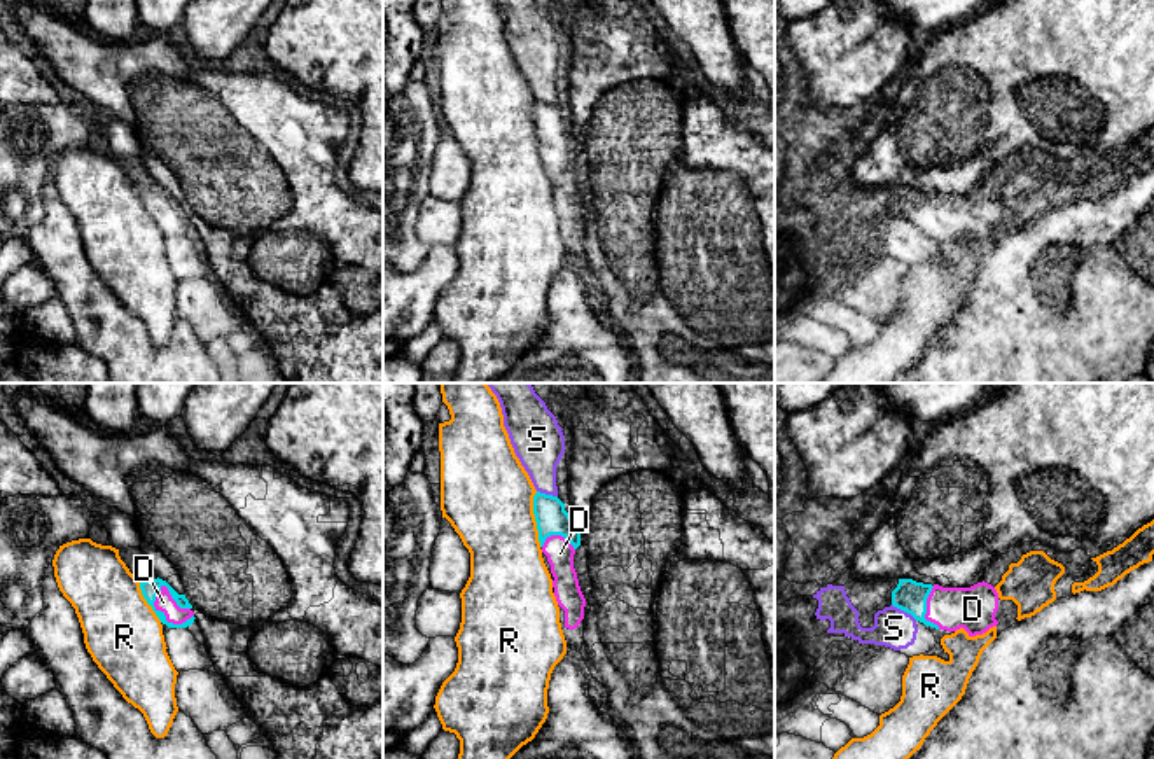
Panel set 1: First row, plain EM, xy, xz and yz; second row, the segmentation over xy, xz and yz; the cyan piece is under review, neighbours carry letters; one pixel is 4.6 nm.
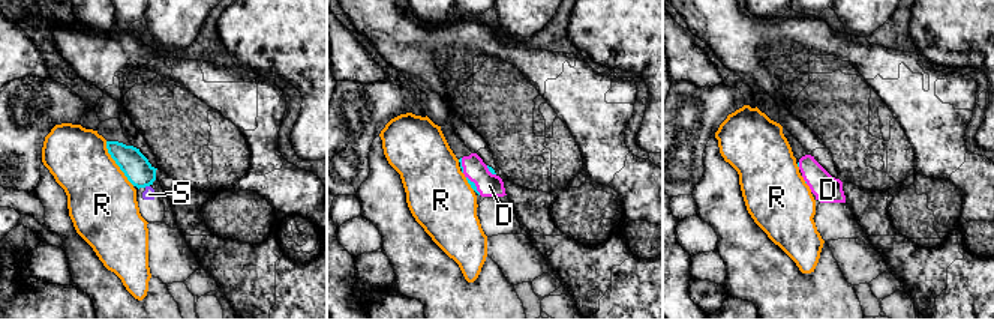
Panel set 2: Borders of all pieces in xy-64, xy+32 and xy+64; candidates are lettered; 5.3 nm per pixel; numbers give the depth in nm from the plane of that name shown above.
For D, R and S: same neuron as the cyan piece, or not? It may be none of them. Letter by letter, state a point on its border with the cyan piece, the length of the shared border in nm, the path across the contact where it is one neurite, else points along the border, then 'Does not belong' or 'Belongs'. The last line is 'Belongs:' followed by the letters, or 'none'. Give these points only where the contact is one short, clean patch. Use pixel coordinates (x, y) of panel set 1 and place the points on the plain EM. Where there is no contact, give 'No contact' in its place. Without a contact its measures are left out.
D: Touches cyan at xy (165, 224). Shared border 220 nm. Path across: xy (149, 196), (165, 224), (163, 210). Belongs
R: Touches cyan at xz (535, 128). Shared border 260 nm. Does not belong
S: Touches cyan at yz (904, 219). Shared border 140 nm. Does not belong
Belongs: D

